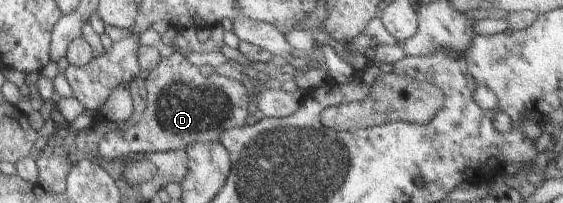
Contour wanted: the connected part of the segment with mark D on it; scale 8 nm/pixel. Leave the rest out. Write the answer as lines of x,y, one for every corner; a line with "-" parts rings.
176,48
171,56
162,58
143,76
146,88
145,110
134,126
124,126
122,129
112,126
100,130
101,140
97,142
97,152
101,161
120,160
122,156
129,156
131,159
131,155
140,153
184,150
188,144
199,141
217,142
222,130
243,126
243,122
245,122
251,109
246,88
241,82
215,73
208,76
201,75
198,67
191,65
182,52

